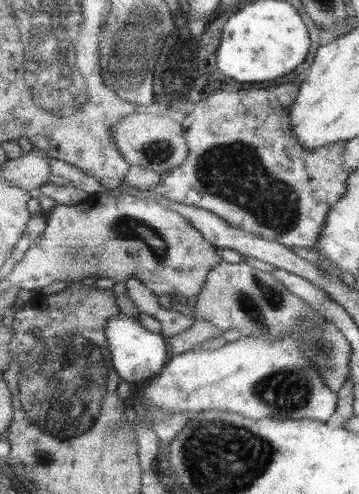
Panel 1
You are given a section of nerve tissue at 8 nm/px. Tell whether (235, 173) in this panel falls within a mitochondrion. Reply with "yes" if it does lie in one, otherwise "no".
yes

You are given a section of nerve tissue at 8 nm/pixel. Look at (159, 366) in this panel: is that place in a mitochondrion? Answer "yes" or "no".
no

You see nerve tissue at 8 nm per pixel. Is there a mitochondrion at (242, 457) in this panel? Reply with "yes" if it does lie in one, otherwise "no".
yes

